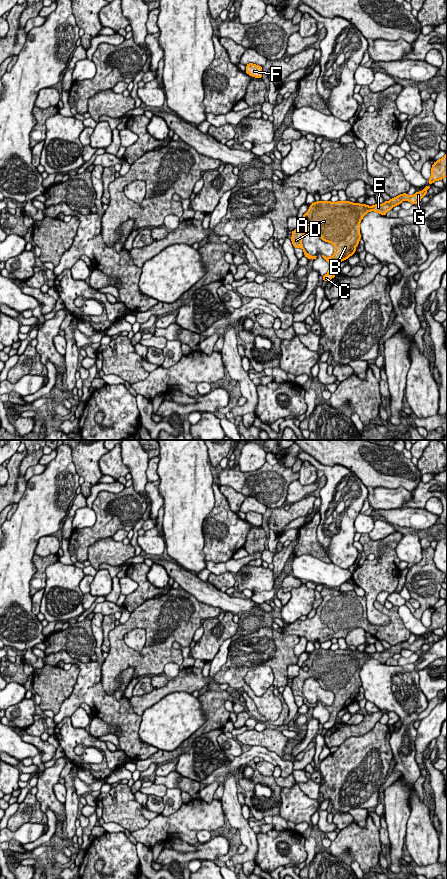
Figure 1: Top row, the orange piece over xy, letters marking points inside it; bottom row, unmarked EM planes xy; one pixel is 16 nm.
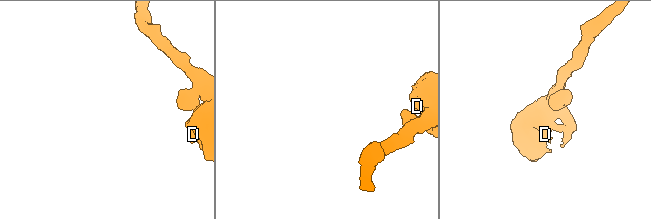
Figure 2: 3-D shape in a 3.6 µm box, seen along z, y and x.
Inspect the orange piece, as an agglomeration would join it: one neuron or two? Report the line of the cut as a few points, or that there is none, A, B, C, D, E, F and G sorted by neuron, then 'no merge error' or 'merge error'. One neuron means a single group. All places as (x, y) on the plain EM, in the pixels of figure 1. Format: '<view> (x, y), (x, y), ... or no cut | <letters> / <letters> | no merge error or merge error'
no cut | A B C D E F G | no merge error

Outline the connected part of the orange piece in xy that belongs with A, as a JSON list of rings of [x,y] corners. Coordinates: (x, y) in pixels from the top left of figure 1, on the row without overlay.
[[[447,599],[443,606],[435,609],[431,616],[429,633],[423,639],[416,640],[409,644],[407,641],[400,642],[383,652],[368,654],[366,652],[352,651],[350,649],[318,649],[310,652],[309,658],[303,663],[299,675],[291,680],[294,696],[301,696],[304,704],[309,708],[315,708],[317,704],[311,704],[303,696],[302,687],[308,678],[315,678],[320,686],[334,693],[334,702],[331,705],[322,705],[330,712],[329,719],[322,725],[324,729],[330,729],[336,724],[338,712],[347,708],[356,701],[356,694],[359,693],[360,670],[366,661],[378,660],[385,664],[394,654],[400,653],[402,649],[409,649],[413,653],[421,649],[427,643],[426,639],[434,629],[443,628],[447,625]]]

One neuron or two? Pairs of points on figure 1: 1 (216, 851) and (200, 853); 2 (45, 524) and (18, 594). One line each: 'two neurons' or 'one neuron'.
1: one neuron
2: one neuron

